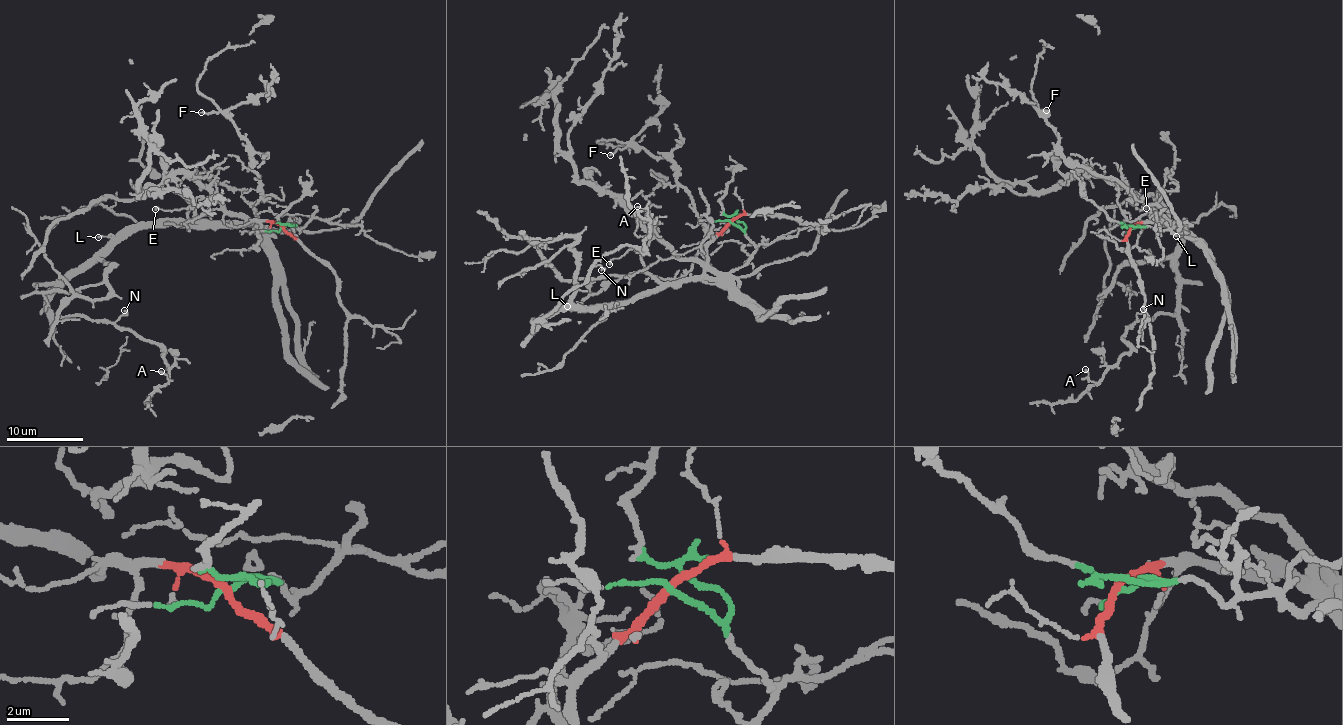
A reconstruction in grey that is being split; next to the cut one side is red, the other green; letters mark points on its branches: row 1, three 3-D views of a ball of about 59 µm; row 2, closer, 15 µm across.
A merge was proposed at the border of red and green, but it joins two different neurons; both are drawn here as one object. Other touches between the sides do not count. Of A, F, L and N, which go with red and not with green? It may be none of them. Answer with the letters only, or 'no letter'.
A, L, N

